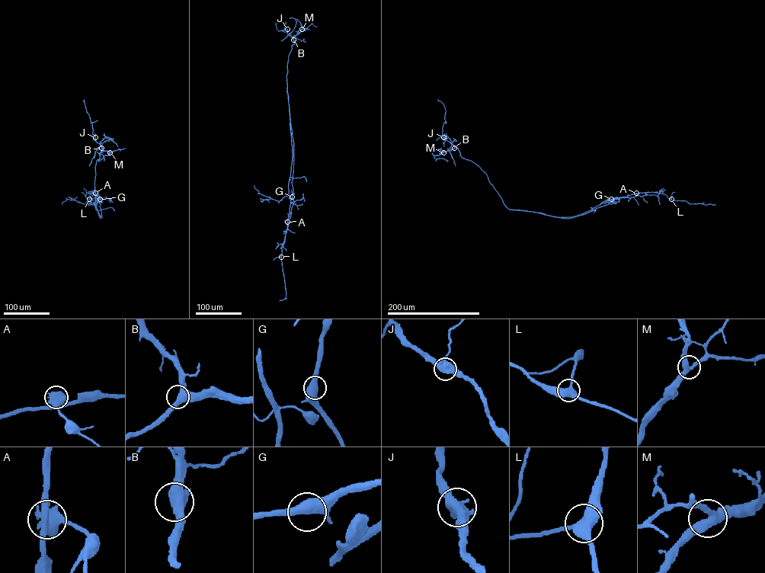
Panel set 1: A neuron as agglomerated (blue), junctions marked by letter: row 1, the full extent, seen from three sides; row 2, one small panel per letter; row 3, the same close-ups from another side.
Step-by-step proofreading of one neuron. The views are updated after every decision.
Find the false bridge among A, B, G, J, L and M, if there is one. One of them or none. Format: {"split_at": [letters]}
{"split_at": ["A"]}

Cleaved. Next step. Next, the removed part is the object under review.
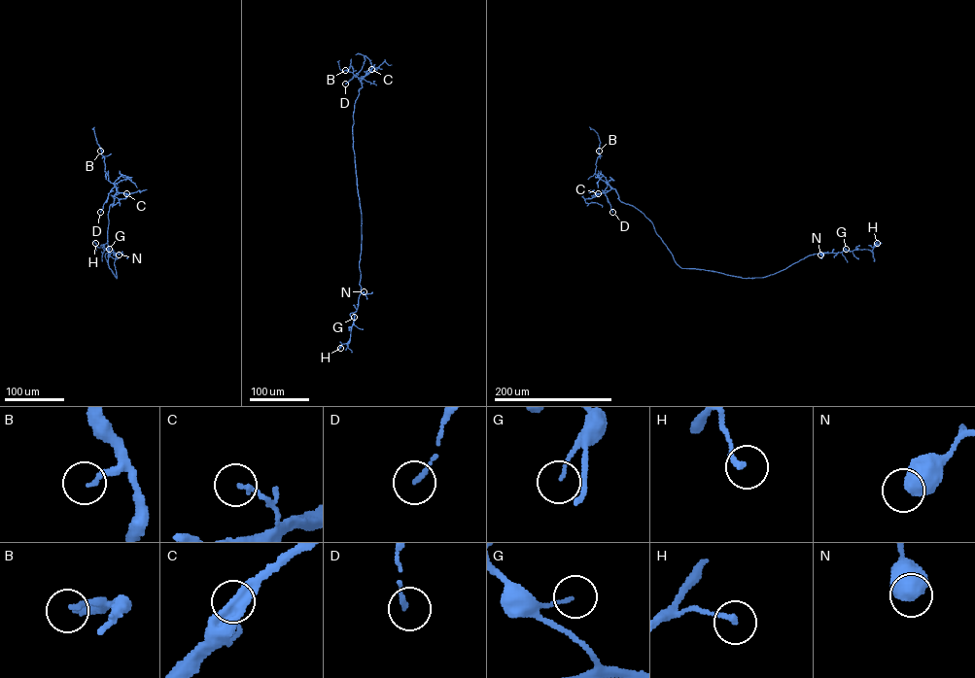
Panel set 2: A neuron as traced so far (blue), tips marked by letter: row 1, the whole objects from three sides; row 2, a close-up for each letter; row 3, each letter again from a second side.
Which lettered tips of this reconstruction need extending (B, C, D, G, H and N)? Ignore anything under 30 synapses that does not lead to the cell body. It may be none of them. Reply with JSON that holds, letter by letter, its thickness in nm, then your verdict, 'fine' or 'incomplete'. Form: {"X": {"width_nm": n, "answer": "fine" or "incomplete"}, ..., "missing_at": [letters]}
{"B": {"width_nm": 160, "answer": "fine"}, "C": {"width_nm": 160, "answer": "fine"}, "D": {"width_nm": 140, "answer": "fine"}, "G": {"width_nm": 90, "answer": "fine"}, "H": {"width_nm": 170, "answer": "fine"}, "N": {"width_nm": 700, "answer": "fine"}, "missing_at": []}

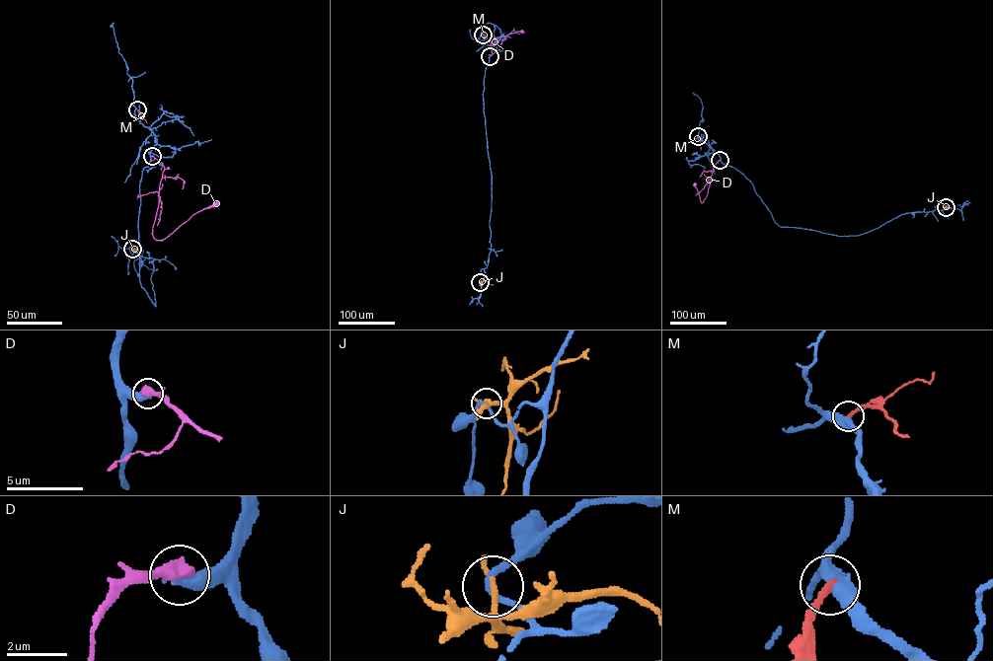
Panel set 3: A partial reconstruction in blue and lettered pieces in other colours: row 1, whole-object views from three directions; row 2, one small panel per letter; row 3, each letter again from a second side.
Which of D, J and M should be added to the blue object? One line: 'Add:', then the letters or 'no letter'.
Add: no letter

